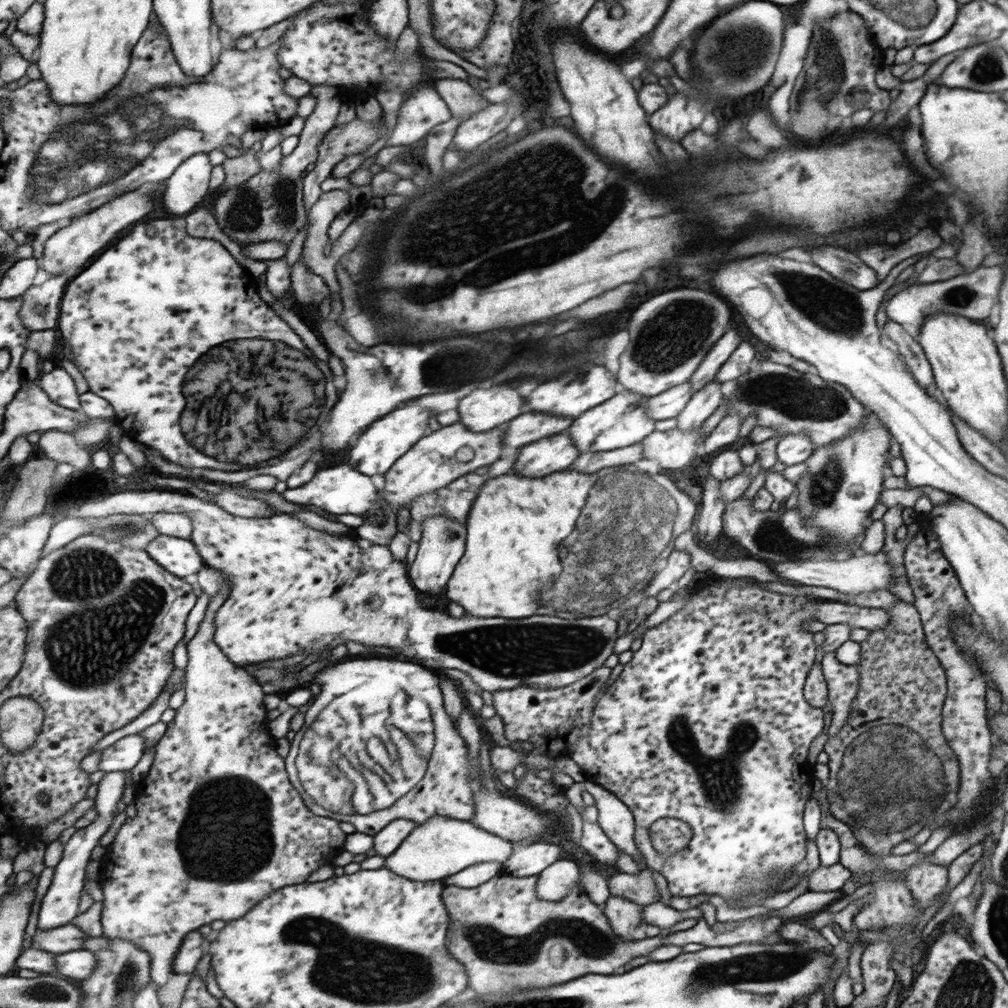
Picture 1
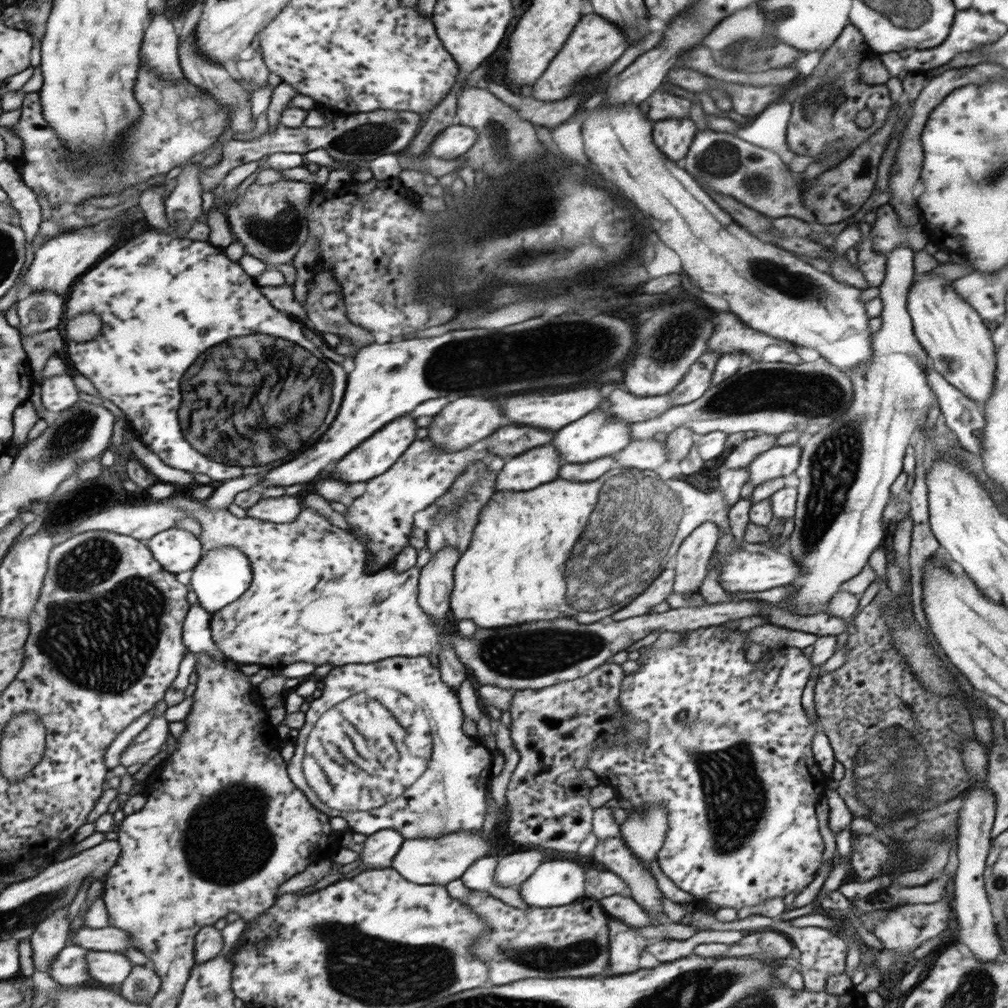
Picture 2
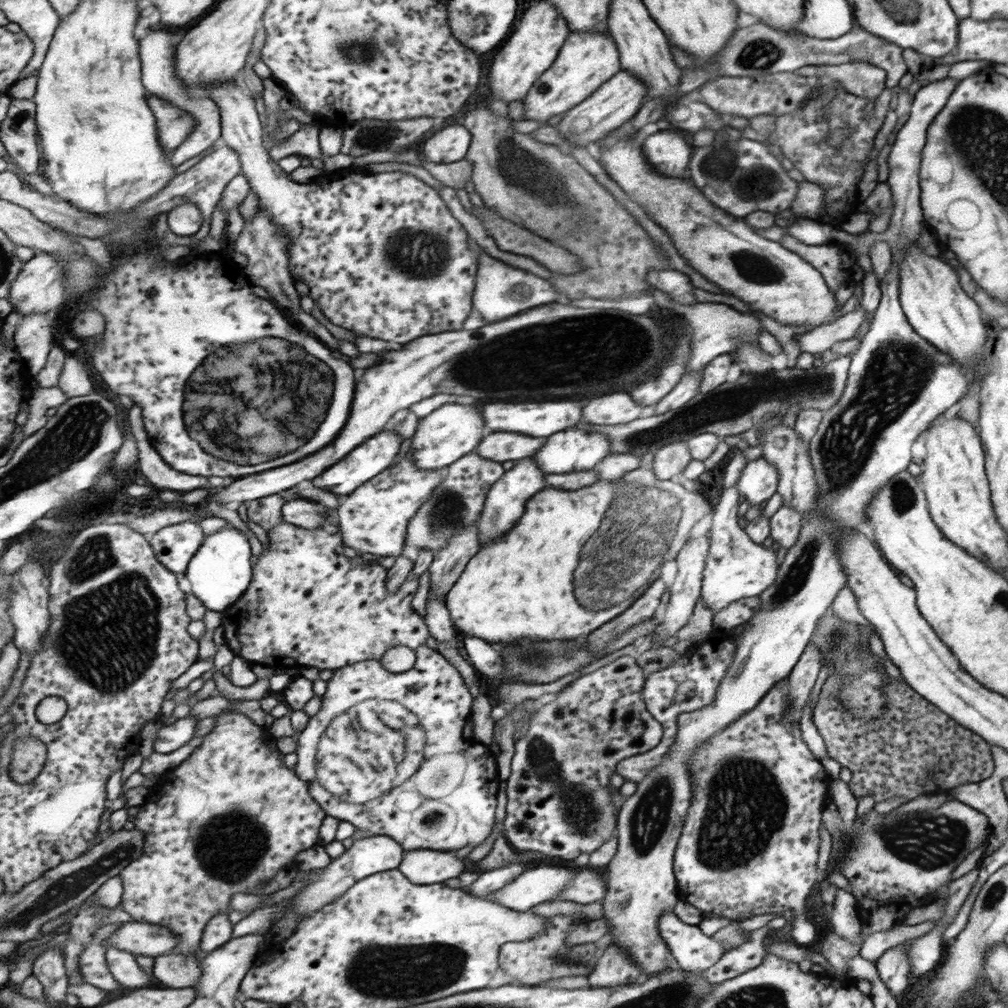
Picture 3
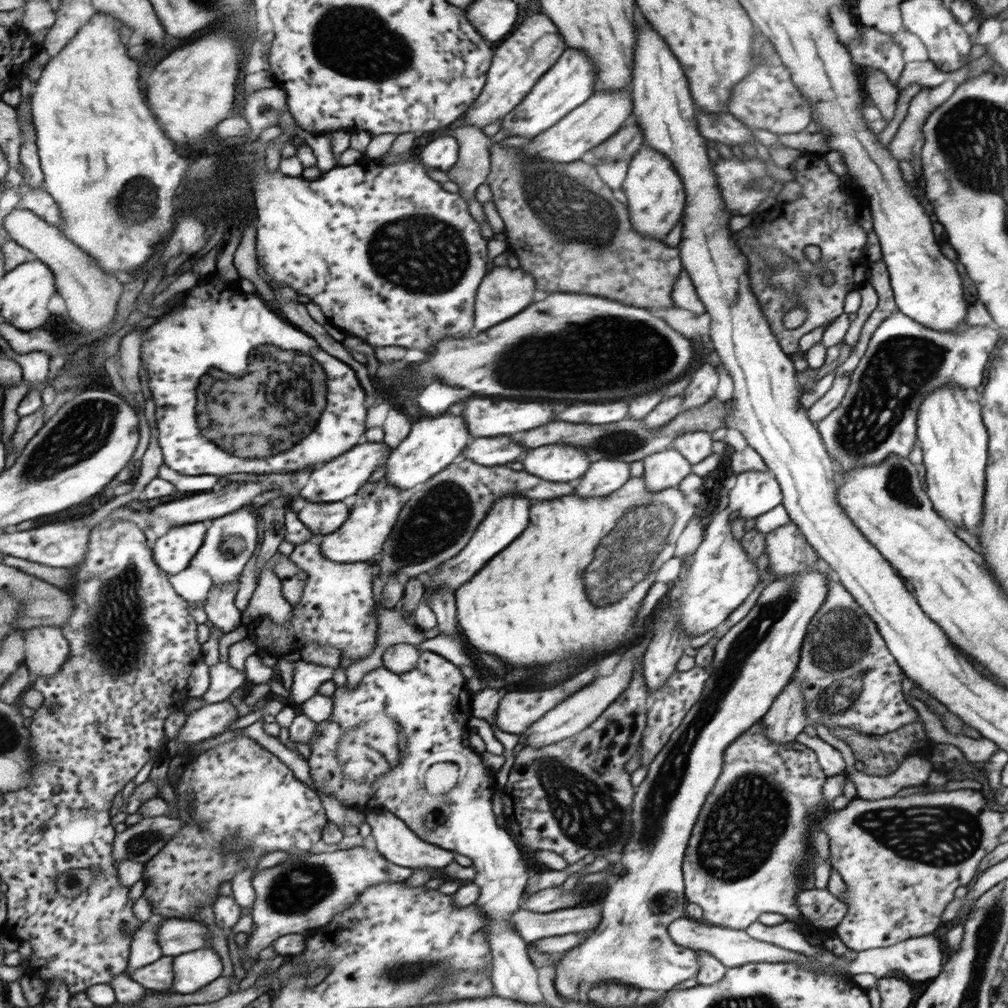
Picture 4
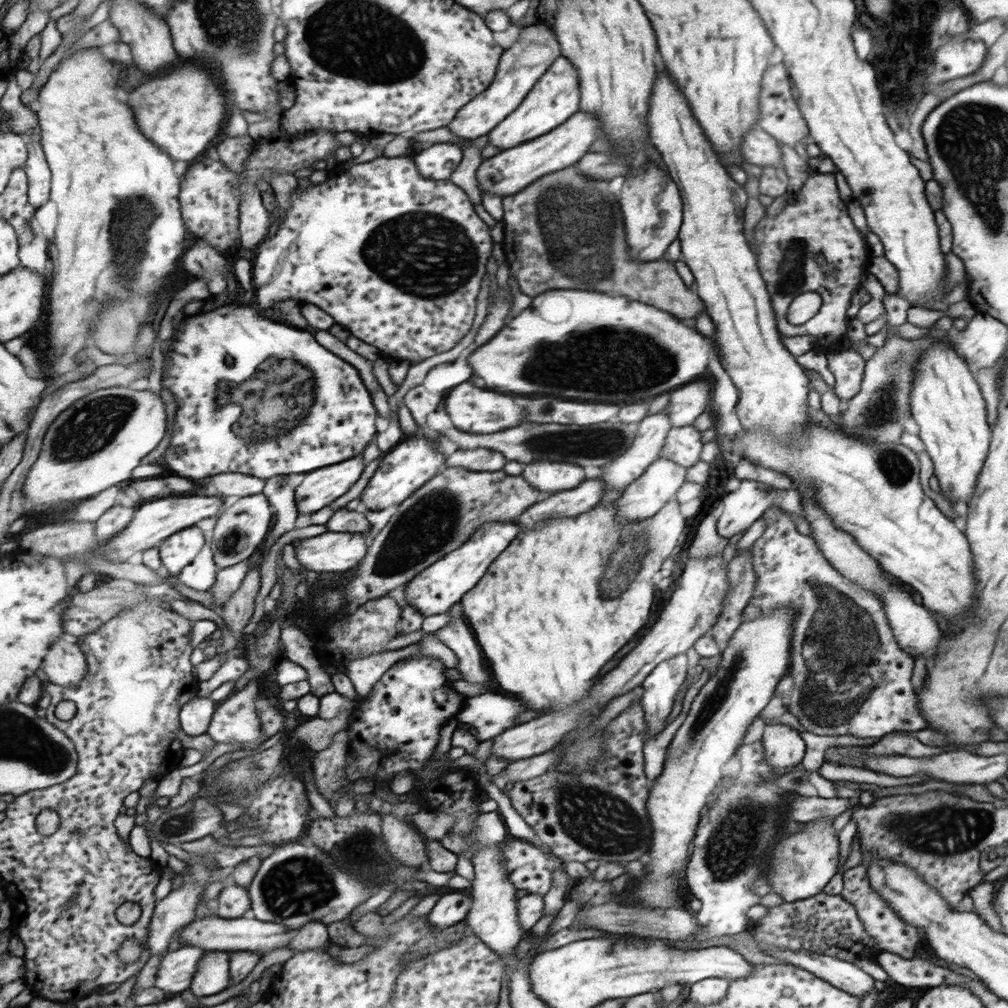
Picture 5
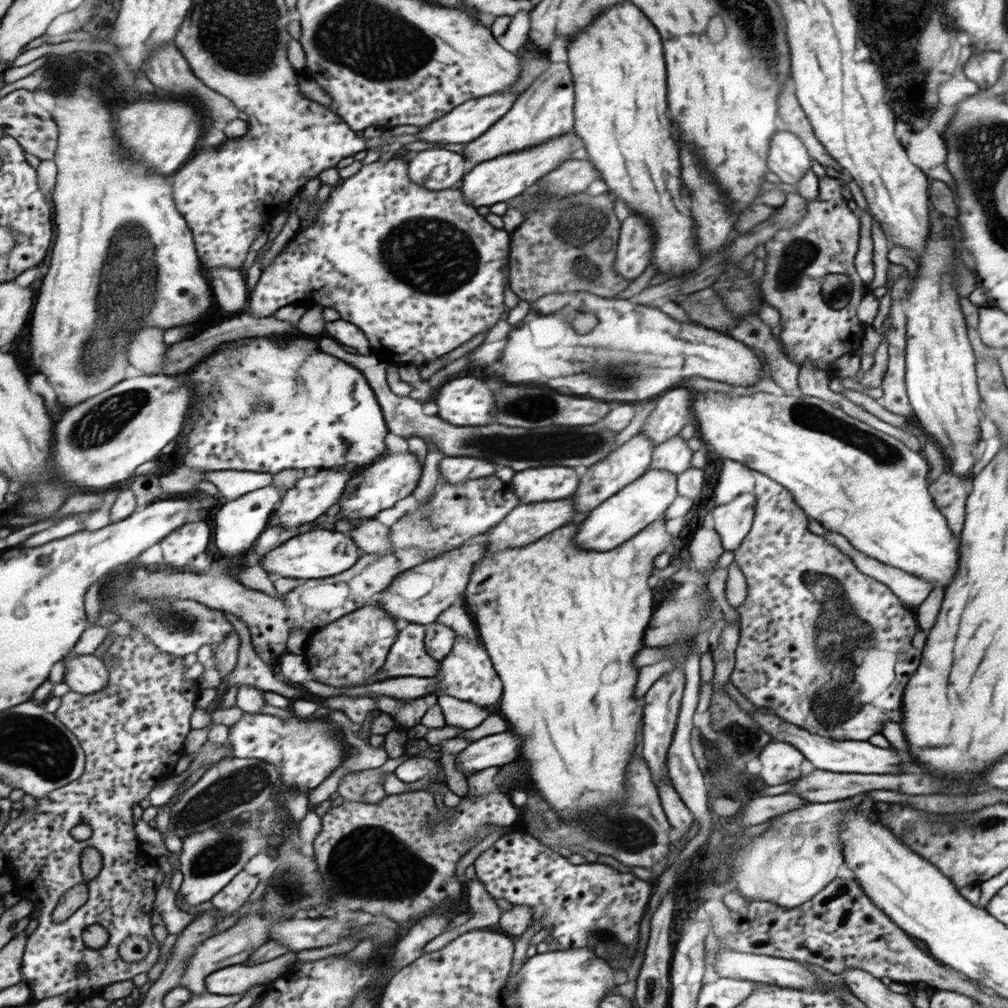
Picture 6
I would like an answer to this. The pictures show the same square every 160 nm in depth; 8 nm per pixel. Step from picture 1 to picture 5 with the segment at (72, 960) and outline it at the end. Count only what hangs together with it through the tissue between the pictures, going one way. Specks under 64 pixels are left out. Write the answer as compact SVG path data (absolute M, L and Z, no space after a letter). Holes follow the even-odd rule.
M173 946L158 964L154 986L165 992L181 994L189 990L198 964L203 955L219 950L207 950L196 946Z

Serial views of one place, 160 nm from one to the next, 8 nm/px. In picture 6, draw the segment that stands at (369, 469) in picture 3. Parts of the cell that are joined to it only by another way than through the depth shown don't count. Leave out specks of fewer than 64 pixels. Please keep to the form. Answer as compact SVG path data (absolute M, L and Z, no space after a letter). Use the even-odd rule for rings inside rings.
M351 467L347 468L335 468L335 469L322 469L318 471L317 476L304 476L299 479L297 486L291 488L285 498L283 498L283 504L279 506L279 510L273 516L272 524L286 526L286 528L293 528L293 526L301 526L301 524L309 524L313 520L317 520L319 516L323 516L329 510L337 500L340 500L341 496L344 496L346 488L348 488L349 482L354 478Z

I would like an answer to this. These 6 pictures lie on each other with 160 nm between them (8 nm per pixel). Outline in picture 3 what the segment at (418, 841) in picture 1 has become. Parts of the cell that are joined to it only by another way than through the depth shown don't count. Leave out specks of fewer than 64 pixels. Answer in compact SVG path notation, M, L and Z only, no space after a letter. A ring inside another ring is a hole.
M417 849L404 854L399 869L413 884L443 883L460 875L463 862L455 858L455 850Z

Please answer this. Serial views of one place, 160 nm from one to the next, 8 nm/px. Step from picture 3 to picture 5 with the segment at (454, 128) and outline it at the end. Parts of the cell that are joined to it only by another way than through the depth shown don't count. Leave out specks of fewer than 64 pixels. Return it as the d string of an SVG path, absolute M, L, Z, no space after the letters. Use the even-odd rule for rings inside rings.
M434 143L425 145L414 160L423 176L447 181L461 159L462 150L456 144Z

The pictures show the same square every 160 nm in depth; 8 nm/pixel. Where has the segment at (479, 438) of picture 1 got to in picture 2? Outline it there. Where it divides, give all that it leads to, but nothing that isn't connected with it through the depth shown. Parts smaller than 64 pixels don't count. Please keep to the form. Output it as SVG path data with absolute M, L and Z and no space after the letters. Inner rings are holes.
M417 439L403 457L380 477L367 482L366 491L347 505L347 520L362 530L362 536L369 538L374 554L374 567L379 570L393 563L406 546L411 545L411 534L415 514L442 500L450 485L454 484L462 470L474 462L487 461L487 450L467 447L457 452L444 453L431 439Z

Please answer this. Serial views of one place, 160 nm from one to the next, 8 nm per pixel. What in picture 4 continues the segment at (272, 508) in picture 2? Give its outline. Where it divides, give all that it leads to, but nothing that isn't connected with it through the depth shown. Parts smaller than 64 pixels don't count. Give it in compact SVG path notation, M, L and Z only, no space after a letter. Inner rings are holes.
M307 502L297 517L314 534L329 535L339 530L350 517L350 508L343 502L314 503Z

